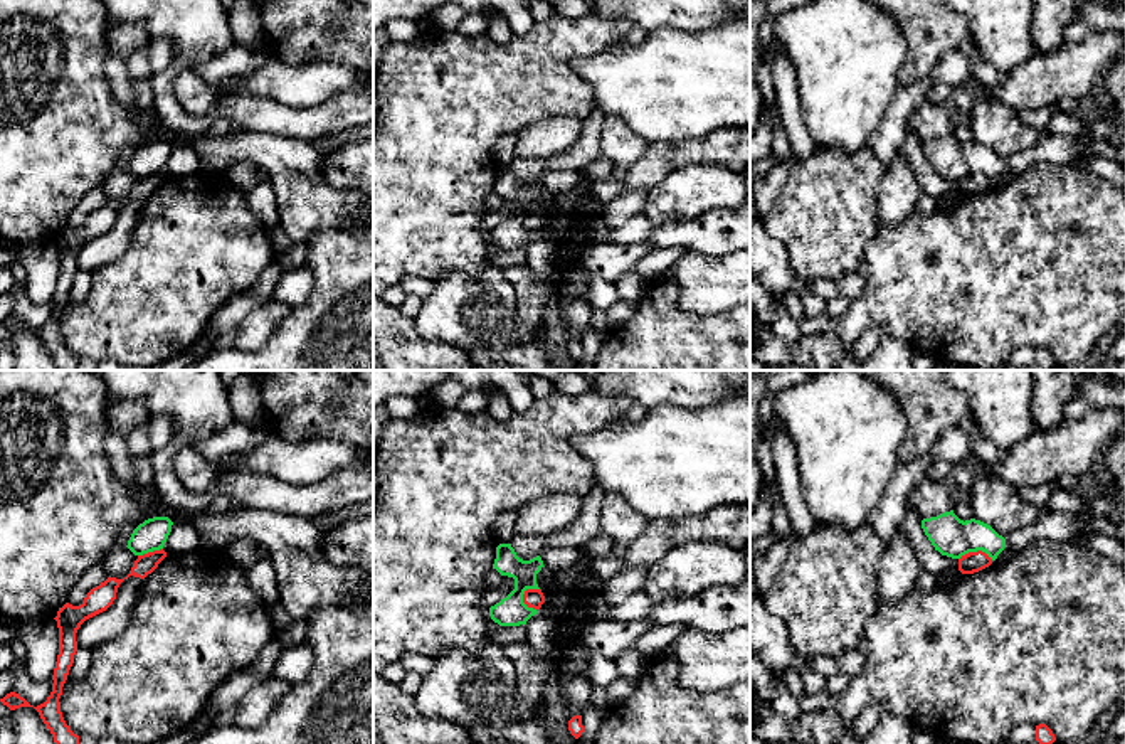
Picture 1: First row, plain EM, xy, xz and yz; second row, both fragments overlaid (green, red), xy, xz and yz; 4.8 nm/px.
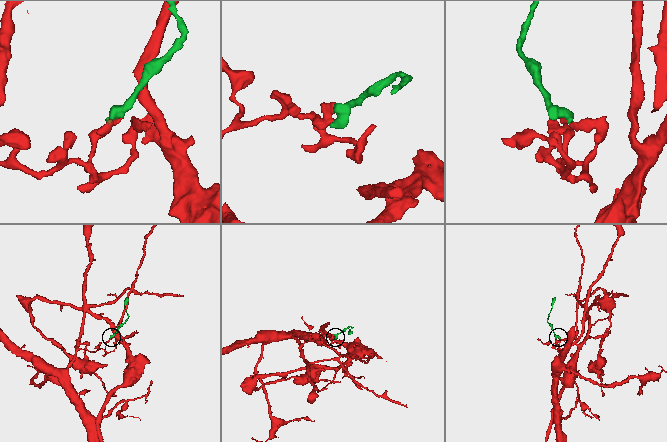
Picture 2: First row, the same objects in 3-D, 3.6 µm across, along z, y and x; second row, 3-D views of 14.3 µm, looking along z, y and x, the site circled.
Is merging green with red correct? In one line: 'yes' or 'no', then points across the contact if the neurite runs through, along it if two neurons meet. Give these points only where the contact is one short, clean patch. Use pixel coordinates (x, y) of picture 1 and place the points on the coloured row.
no | along xz (527, 588), (523, 601), (537, 611)

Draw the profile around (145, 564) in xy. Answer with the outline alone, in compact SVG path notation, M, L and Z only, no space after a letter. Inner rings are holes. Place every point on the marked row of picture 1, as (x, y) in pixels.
M163 549L138 555L138 559L135 561L126 577L135 576L135 577L145 579L148 574L151 574L158 567L158 564L165 557L166 557L166 552Z

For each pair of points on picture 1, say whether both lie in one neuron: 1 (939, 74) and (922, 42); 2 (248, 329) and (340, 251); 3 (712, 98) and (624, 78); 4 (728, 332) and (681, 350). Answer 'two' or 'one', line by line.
1: two
2: two
3: one
4: one

